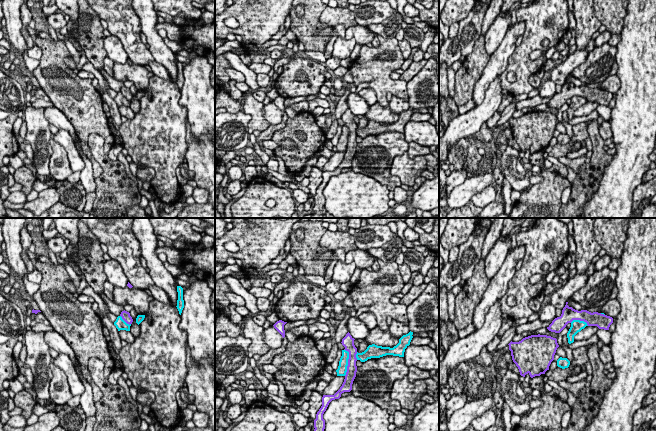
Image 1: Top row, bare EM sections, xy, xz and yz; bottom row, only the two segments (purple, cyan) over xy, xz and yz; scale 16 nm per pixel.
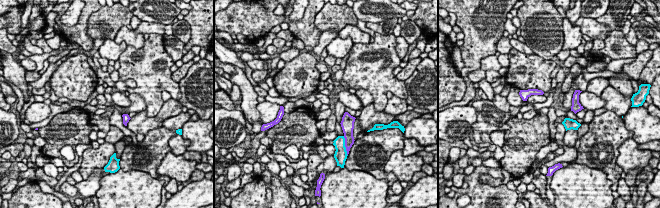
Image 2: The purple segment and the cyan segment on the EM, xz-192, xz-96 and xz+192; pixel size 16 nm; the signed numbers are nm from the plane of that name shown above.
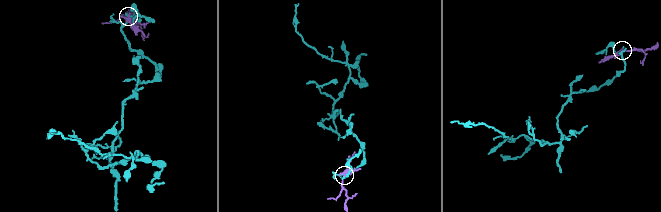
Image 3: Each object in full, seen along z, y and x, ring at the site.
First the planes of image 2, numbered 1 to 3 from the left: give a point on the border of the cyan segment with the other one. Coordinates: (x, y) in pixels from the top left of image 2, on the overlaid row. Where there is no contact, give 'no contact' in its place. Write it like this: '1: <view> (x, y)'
1: no contact
2: xz-96 (345, 146)
3: no contact

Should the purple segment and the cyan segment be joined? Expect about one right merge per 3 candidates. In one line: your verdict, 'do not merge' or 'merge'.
do not merge

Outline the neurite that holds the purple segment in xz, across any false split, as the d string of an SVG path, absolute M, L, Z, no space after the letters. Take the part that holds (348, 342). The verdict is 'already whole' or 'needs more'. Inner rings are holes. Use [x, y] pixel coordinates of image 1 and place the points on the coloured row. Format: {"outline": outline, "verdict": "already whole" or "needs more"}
{"outline": "M348 332L346 336L342 339L342 345L345 347L344 350L349 352L347 372L345 375L344 382L340 389L334 395L323 395L322 406L316 414L316 419L314 420L314 431L324 431L325 420L323 419L323 414L326 411L329 403L332 400L339 399L341 394L344 392L350 392L352 390L352 384L356 377L357 366L356 366L356 354L357 348L354 345L354 338Z", "verdict": "already whole"}

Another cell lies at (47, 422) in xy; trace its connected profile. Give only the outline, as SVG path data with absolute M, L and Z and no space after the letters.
M54 410L38 417L38 421L24 427L24 431L52 431L60 425L60 418Z

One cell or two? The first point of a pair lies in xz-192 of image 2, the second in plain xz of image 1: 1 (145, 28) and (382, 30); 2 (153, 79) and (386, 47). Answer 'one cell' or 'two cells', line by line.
1: one cell
2: one cell

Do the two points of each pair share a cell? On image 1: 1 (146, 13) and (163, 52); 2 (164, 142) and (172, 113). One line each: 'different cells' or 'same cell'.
1: same cell
2: same cell

